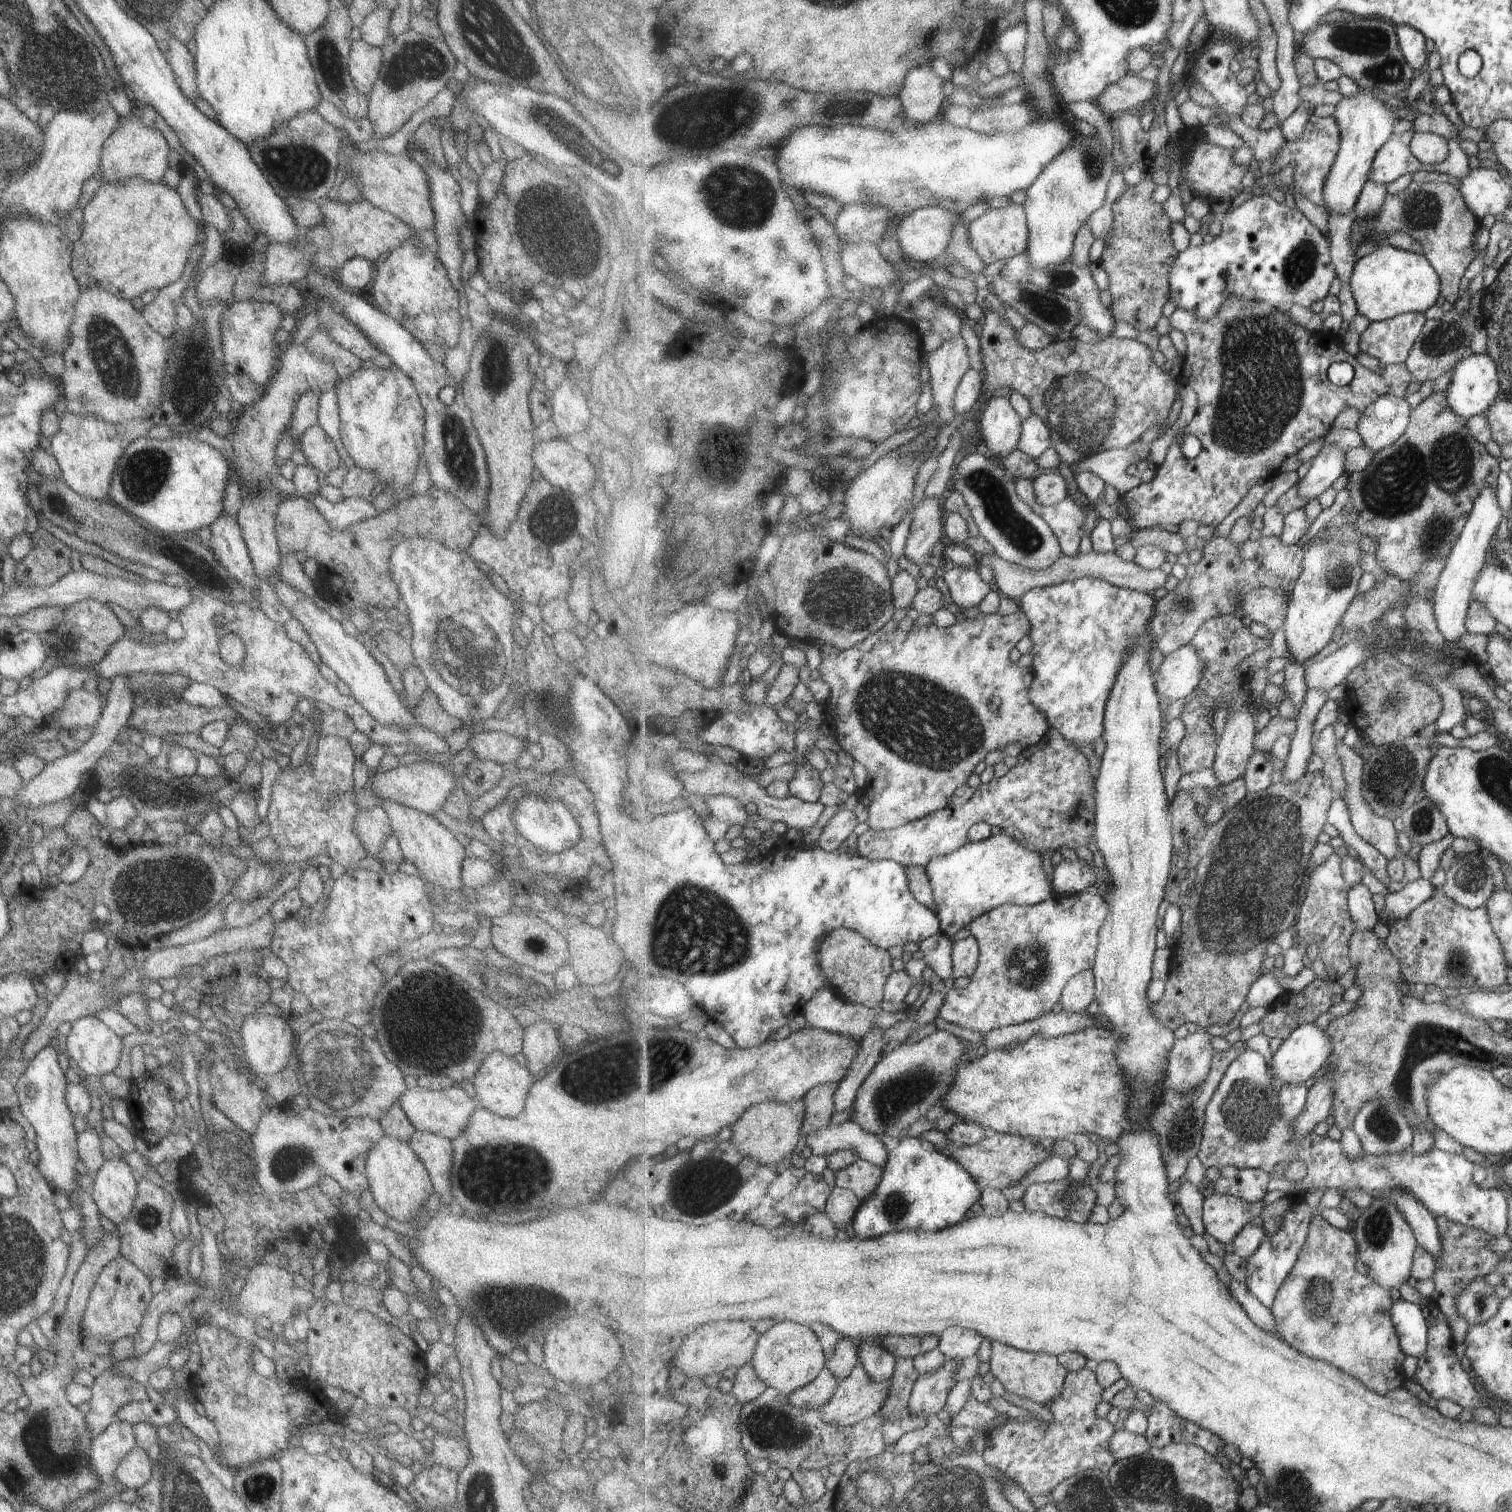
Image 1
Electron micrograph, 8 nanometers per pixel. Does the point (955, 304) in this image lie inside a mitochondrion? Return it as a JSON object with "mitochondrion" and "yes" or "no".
{"mitochondrion":"no"}

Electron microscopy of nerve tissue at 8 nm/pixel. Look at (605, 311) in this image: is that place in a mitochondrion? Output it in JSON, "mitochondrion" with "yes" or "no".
{"mitochondrion":"no"}

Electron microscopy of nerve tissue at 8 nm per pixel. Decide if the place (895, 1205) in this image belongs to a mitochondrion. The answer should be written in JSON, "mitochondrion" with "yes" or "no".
{"mitochondrion":"yes"}

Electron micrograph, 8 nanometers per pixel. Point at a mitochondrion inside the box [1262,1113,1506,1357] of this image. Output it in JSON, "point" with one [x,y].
{"point":[1319,1299]}

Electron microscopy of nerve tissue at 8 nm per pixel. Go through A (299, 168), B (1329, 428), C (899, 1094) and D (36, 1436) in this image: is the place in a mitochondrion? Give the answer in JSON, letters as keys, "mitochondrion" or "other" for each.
{"A":"mitochondrion","B":"other","C":"mitochondrion","D":"mitochondrion"}

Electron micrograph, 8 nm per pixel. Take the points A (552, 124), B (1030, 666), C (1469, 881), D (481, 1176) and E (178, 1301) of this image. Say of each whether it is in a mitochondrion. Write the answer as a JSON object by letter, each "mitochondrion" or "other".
{"A":"mitochondrion","B":"other","C":"mitochondrion","D":"mitochondrion","E":"other"}

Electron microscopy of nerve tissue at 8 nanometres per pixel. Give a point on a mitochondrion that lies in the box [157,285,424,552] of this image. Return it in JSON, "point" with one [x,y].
{"point":[188,387]}

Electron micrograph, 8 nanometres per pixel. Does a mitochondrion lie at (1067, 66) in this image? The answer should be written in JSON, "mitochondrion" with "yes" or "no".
{"mitochondrion":"no"}

